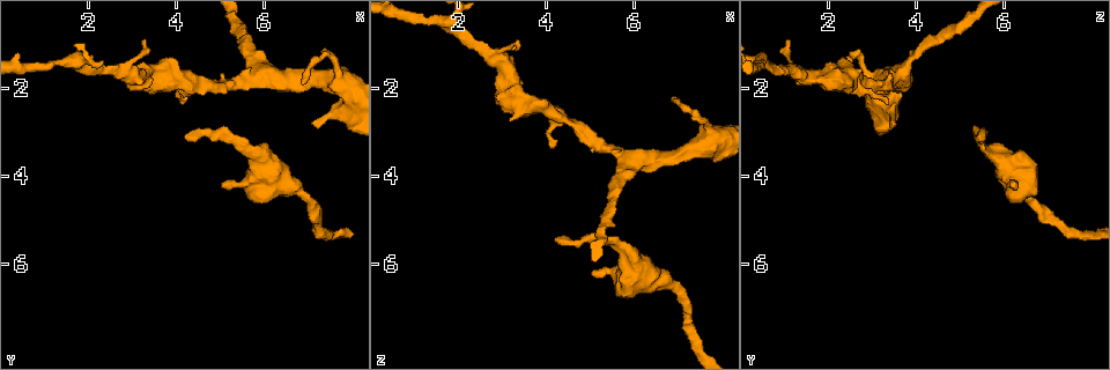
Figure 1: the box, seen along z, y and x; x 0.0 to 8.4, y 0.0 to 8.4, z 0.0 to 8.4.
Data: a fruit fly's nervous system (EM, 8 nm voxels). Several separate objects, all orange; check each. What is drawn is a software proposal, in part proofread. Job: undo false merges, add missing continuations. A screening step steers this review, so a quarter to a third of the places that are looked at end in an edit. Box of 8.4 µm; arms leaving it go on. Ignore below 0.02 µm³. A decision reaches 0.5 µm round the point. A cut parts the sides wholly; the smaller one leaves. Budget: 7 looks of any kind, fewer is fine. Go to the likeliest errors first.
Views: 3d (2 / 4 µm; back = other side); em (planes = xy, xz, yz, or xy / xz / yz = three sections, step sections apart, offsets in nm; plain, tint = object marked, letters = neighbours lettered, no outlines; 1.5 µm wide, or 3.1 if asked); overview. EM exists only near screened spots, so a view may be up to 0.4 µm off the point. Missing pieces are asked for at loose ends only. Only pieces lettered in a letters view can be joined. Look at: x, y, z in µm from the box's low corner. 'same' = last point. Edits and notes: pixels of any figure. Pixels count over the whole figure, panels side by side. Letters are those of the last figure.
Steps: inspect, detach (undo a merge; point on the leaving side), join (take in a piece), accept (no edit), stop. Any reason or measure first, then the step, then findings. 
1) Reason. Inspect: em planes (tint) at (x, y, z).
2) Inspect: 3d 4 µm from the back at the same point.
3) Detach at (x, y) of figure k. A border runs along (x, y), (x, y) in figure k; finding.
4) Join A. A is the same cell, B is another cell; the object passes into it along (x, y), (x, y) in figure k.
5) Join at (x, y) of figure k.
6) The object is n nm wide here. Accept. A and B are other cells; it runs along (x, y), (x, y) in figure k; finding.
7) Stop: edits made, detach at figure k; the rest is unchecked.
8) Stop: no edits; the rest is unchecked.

Branch stops here. Inspect: 3d 2 µm at (3.25, 0.90, 1.10).

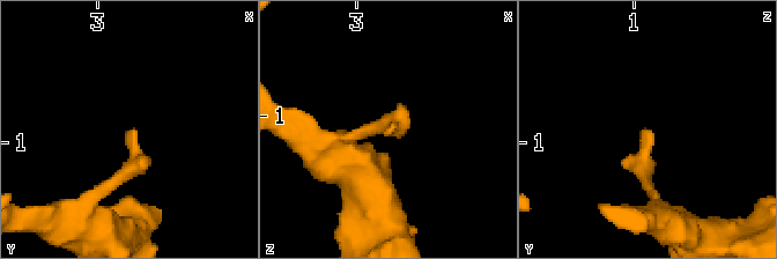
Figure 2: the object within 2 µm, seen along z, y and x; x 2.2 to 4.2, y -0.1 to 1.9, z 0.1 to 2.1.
Shape alone is not enough. Inspect: em planes (letters) at (3.28, 0.90, 1.08).

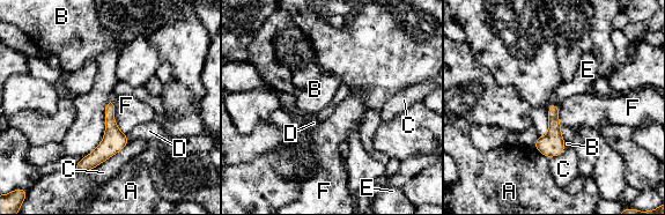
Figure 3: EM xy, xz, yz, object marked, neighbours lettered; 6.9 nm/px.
The object is 80 nm wide here. Accept. A, B, C, D, E and F are other cells; it runs along (110, 106), (110, 142), (83, 168) in figure 3; no lettered piece goes on from it.

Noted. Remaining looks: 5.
Inspect: 3d 2 µm at (5.10, 4.15, 6.20).

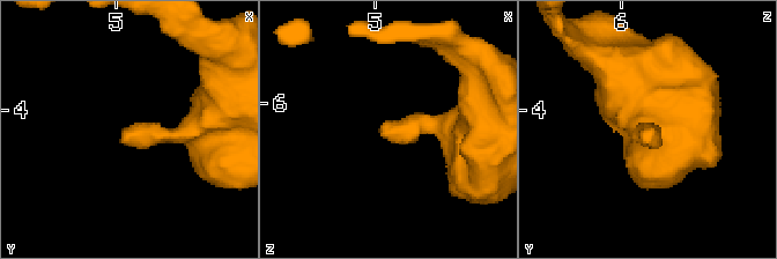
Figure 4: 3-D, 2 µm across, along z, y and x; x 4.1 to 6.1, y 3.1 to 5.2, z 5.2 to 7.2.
Inspect: em xz step 8 (letters) at (5.08, 4.16, 6.16).

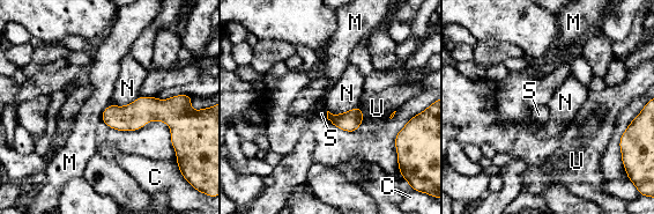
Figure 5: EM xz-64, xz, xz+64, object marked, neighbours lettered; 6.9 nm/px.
Inspect: em planes (letters) at the same point.

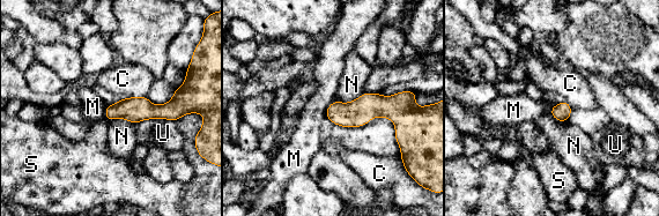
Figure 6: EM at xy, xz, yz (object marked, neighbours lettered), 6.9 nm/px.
Accept. C, M, N, S and U are other cells; it runs along (402, 102), (328, 114) in figure 6; no lettered piece goes on from it.

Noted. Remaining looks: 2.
Stop: no edits; the rest is unchecked.

